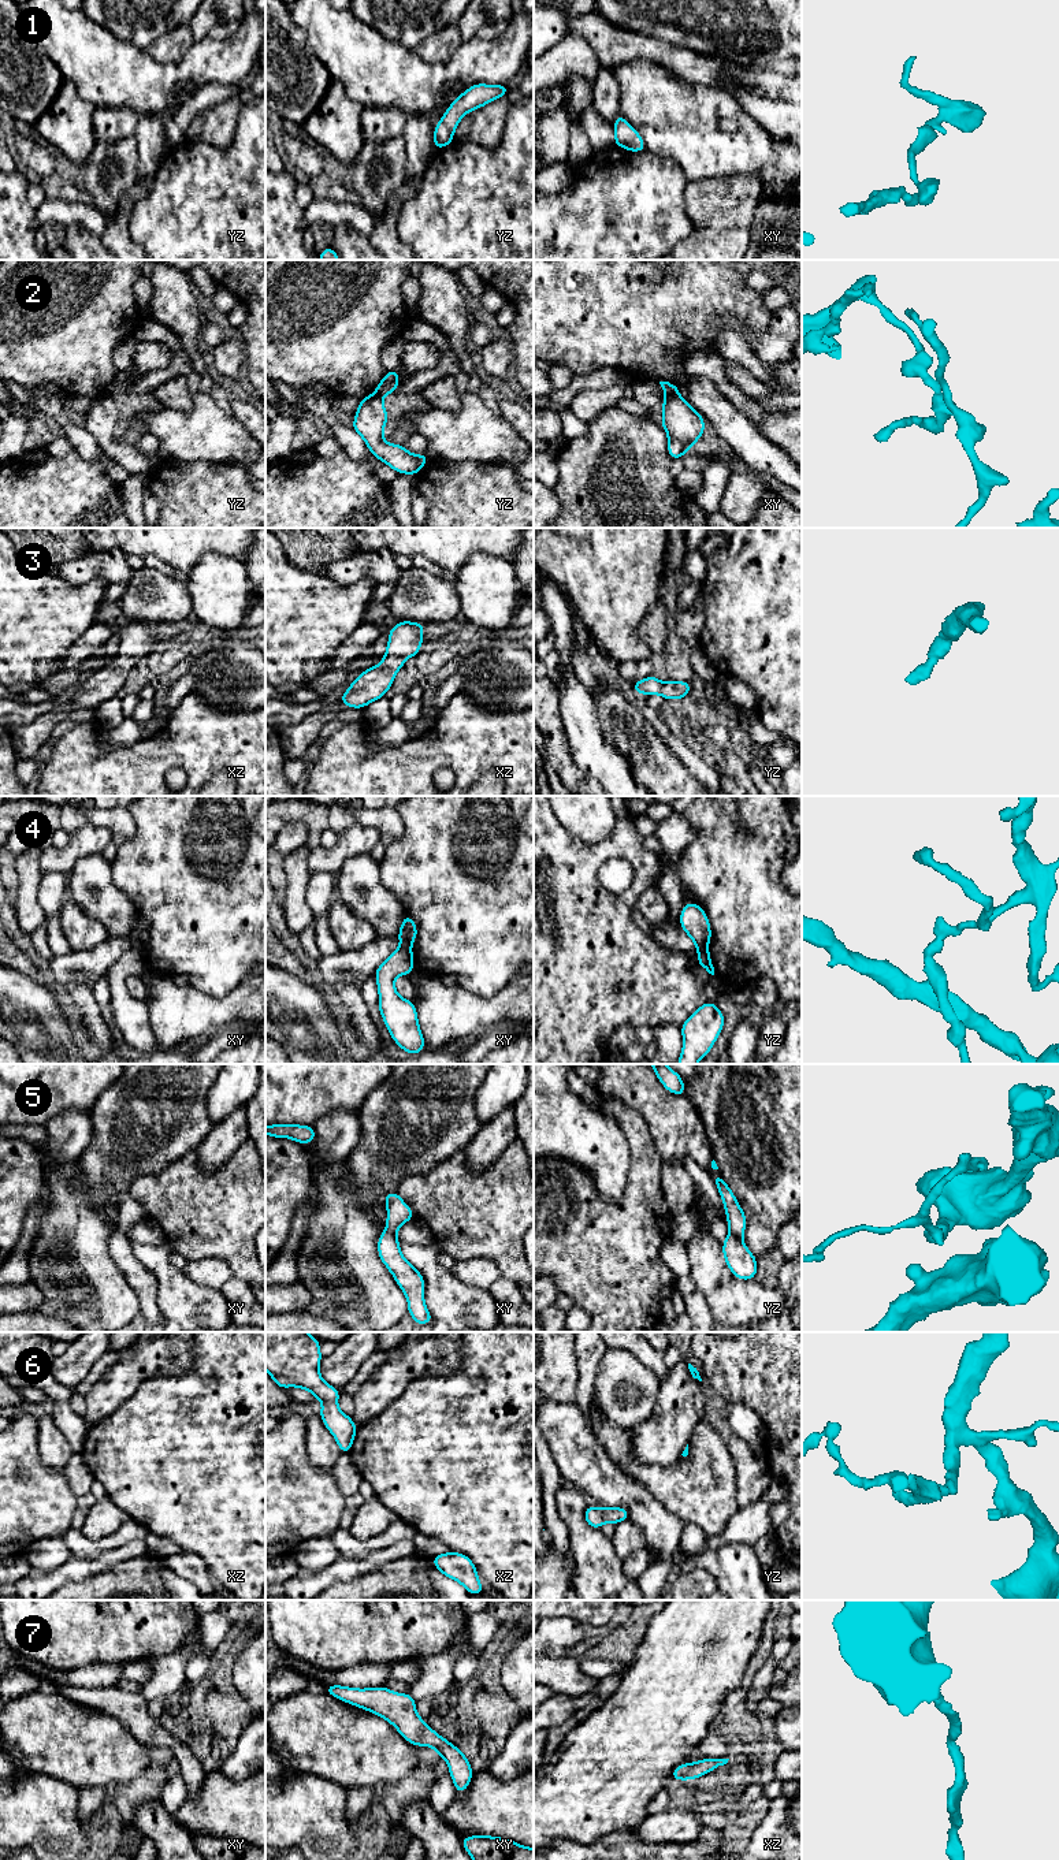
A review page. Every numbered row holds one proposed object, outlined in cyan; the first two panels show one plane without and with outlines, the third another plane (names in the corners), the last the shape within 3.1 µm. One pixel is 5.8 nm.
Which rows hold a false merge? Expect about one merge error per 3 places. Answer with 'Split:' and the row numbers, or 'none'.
Split: 2, 4, 5

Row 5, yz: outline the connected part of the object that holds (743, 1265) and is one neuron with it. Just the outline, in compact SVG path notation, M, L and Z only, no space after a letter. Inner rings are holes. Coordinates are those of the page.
M732 1231L727 1235L722 1243L722 1256L725 1264L736 1279L755 1279L758 1269L757 1258Z

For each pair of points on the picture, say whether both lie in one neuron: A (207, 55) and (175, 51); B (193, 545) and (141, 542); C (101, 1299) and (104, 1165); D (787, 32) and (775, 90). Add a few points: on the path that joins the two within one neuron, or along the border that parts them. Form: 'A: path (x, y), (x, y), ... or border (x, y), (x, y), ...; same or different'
A: border (193, 41), (174, 63), (158, 63), (153, 59); different
B: path (181, 542), (153, 542); same
C: border (81, 1182), (96, 1204), (116, 1205); different
D: border (738, 64), (769, 67); different

